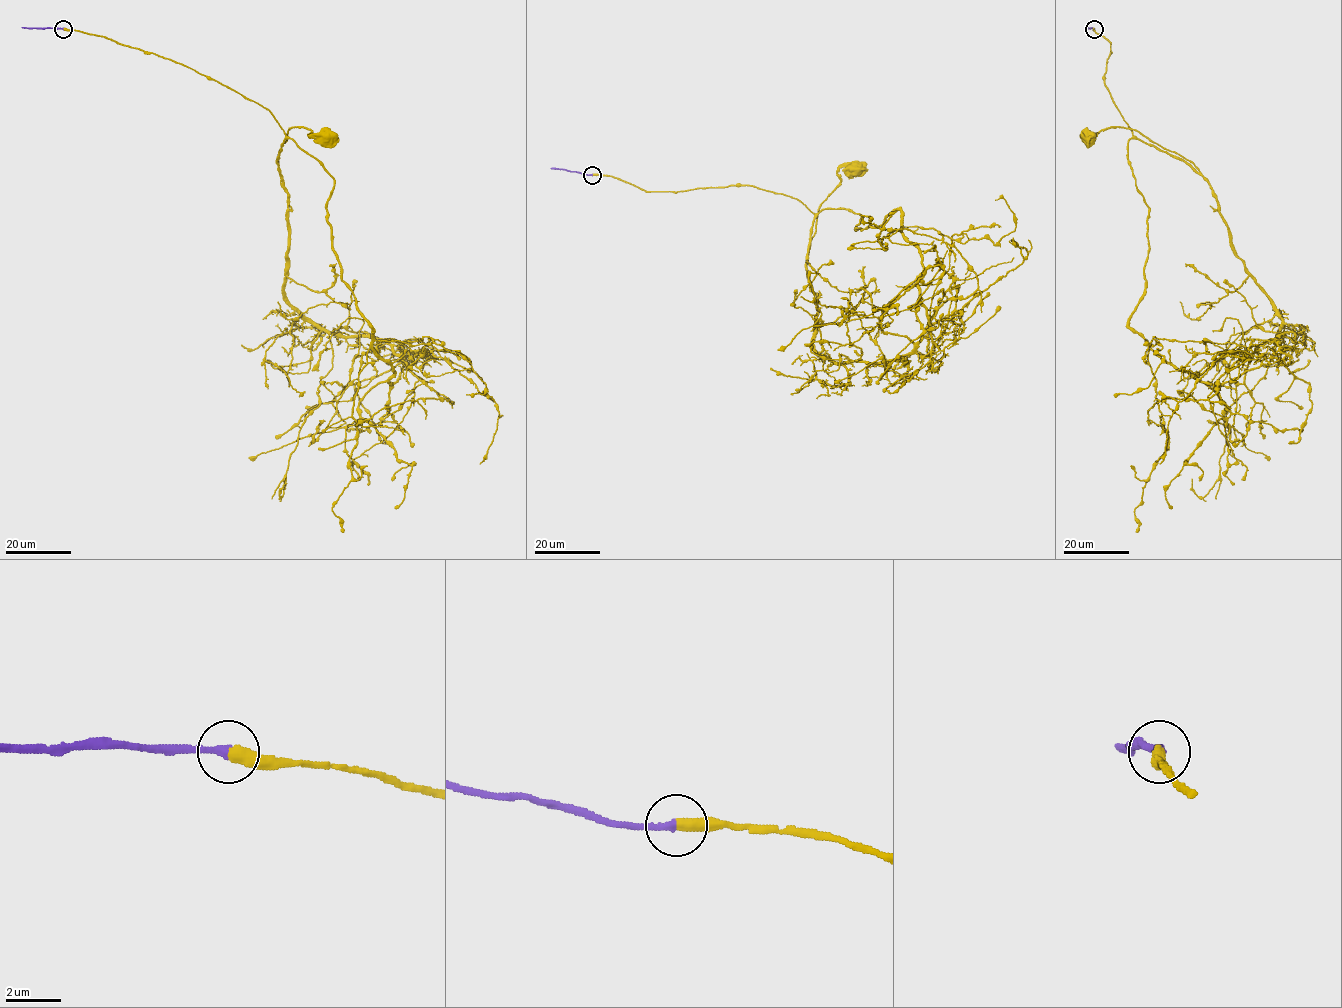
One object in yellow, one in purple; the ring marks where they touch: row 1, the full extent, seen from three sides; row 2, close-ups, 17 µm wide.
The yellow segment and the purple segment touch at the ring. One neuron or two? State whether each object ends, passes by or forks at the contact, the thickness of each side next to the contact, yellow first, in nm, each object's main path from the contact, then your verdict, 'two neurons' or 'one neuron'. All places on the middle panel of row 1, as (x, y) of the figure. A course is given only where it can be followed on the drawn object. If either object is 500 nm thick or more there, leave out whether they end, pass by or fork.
yellow ends; purple ends; calibres 440 and 300 nm; course yellow (592, 174), (648, 191), (752, 185), (795, 198), (814, 214), (806, 265), (837, 169), (855, 169); course purple (592, 174), (551, 168); one neuron

